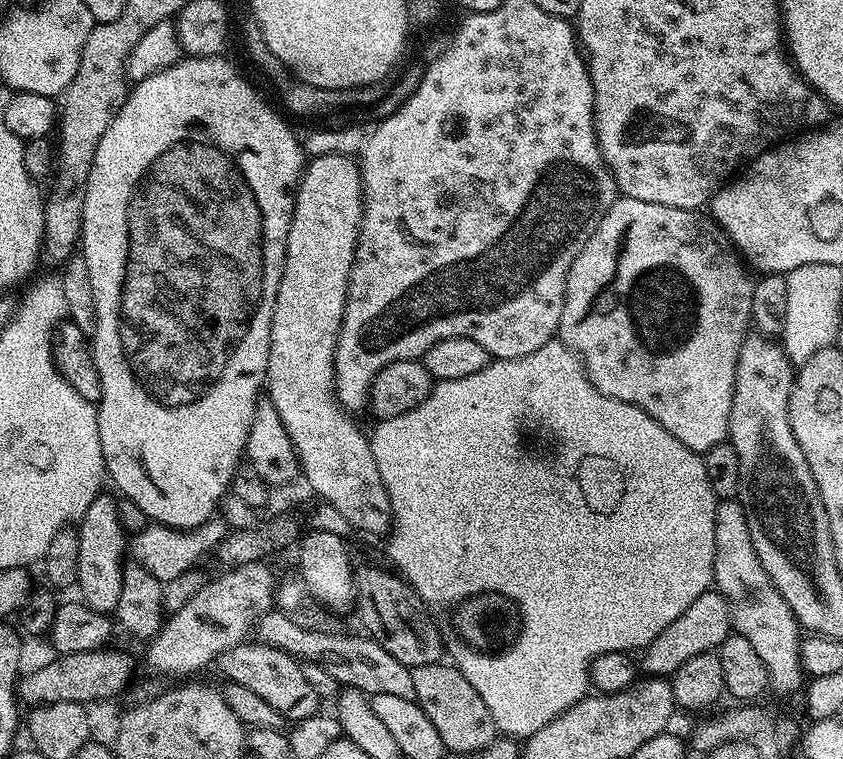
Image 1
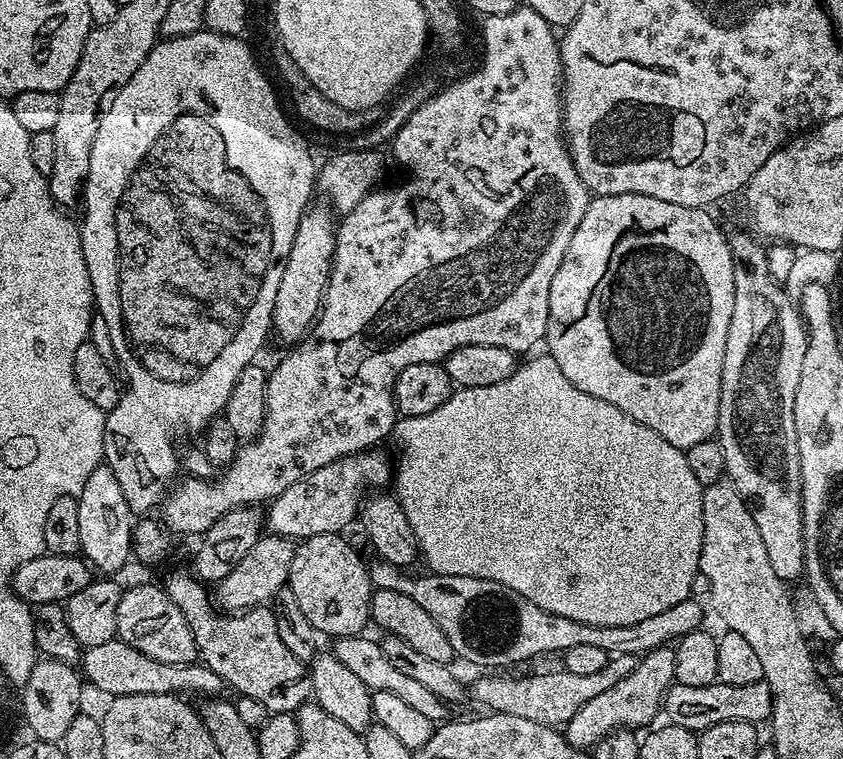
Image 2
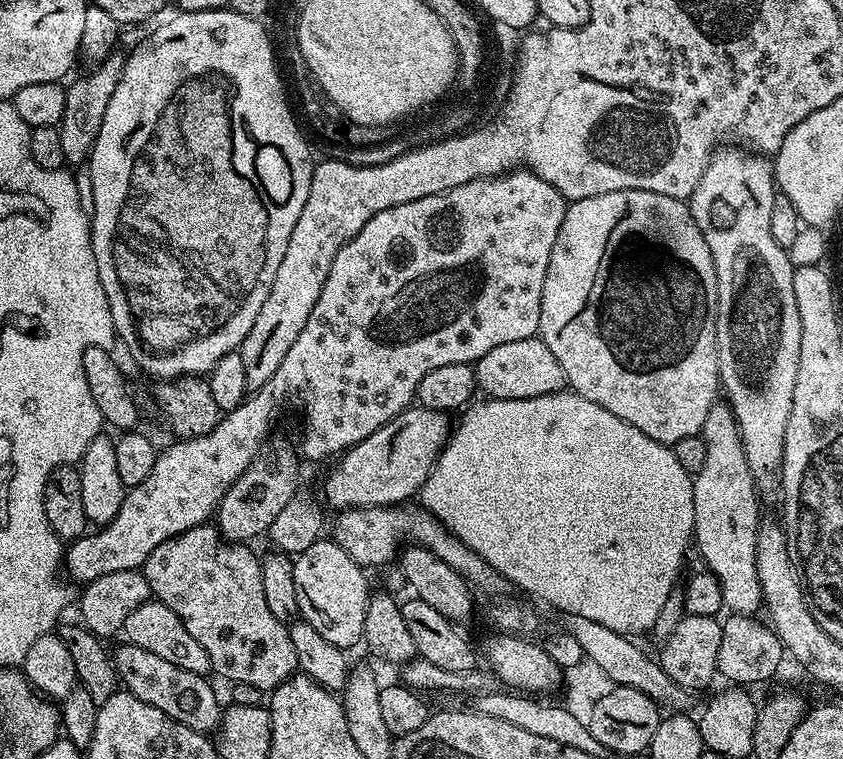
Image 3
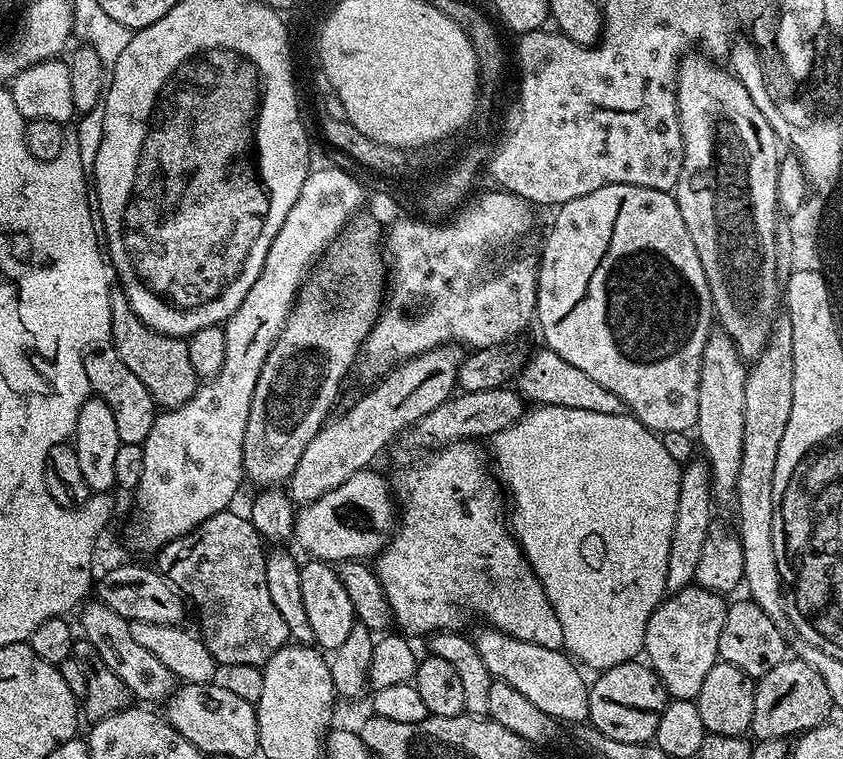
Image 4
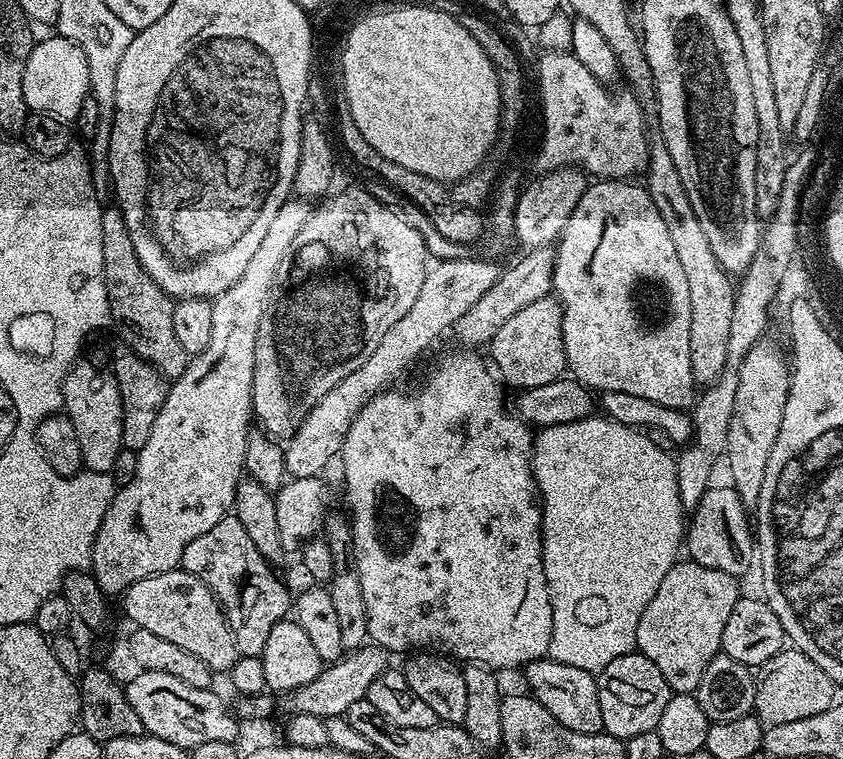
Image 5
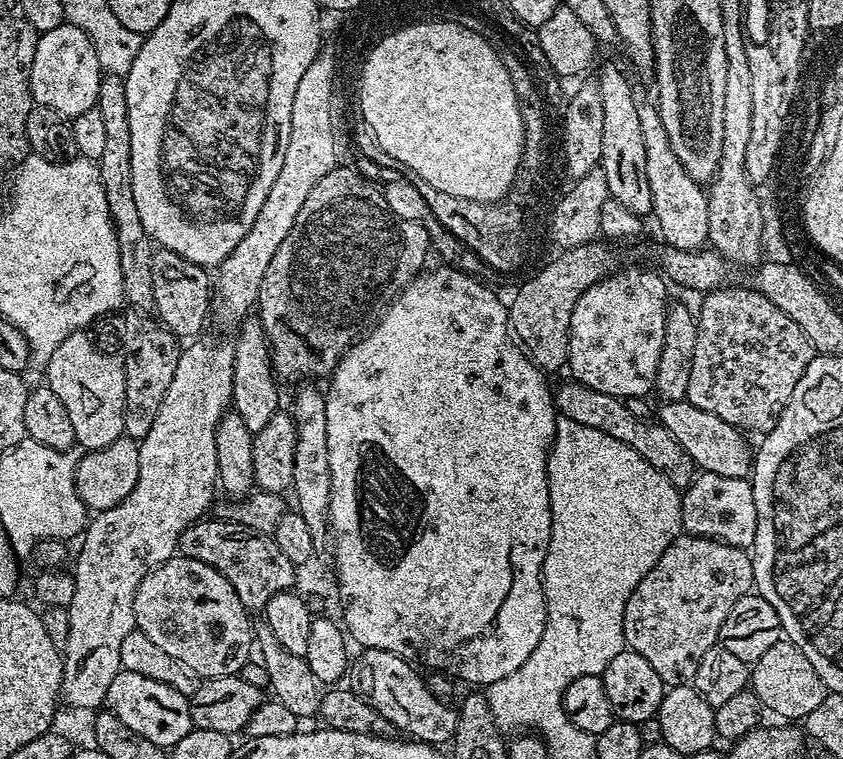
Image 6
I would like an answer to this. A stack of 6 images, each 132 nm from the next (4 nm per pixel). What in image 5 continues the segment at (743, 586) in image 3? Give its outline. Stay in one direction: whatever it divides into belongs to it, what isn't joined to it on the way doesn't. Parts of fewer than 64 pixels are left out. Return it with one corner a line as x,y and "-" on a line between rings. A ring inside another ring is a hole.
659,138
653,139
648,146
647,176
648,193
654,206
658,206
658,214
662,214
662,222
666,222
666,230
670,230
678,263
681,264
682,271
686,274
686,283
690,286
692,379
697,385
707,386
718,374
722,374
726,366
726,342
730,342
730,318
736,297
734,280
724,271
718,258
714,258
714,250
710,250
710,242
698,223
698,214
694,214
694,206
690,206
690,198
686,198
686,186
682,186
682,178
678,178
678,166
674,166
674,158
670,158
666,142

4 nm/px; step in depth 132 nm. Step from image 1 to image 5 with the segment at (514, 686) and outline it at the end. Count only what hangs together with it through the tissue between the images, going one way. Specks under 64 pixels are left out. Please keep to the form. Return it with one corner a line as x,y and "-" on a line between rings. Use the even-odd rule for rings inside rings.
593,414
574,422
542,428
535,433
532,445
532,477
536,480
540,494
542,562
548,583
547,596
552,603
552,637
548,656
558,662
566,662
566,666
578,666
589,670
605,668
610,666
610,662
614,662
614,658
622,658
622,654
637,651
636,635
642,610
646,610
650,598
654,598
662,578
666,578
666,574
671,570
674,558
681,555
679,554
682,552
681,545
686,540
686,509
682,506
682,498
678,498
678,478
674,475
673,461
668,460
665,453
656,451
647,431
633,428
631,424
609,420
603,414

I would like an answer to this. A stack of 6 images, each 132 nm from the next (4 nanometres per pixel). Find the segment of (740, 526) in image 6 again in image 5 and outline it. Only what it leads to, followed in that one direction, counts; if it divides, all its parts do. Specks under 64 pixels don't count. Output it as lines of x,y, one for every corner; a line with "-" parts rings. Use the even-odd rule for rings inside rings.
709,486
702,494
702,502
691,509
686,524
686,552
695,564
710,566
710,570
722,570
740,578
754,564
754,524
749,509
731,486

